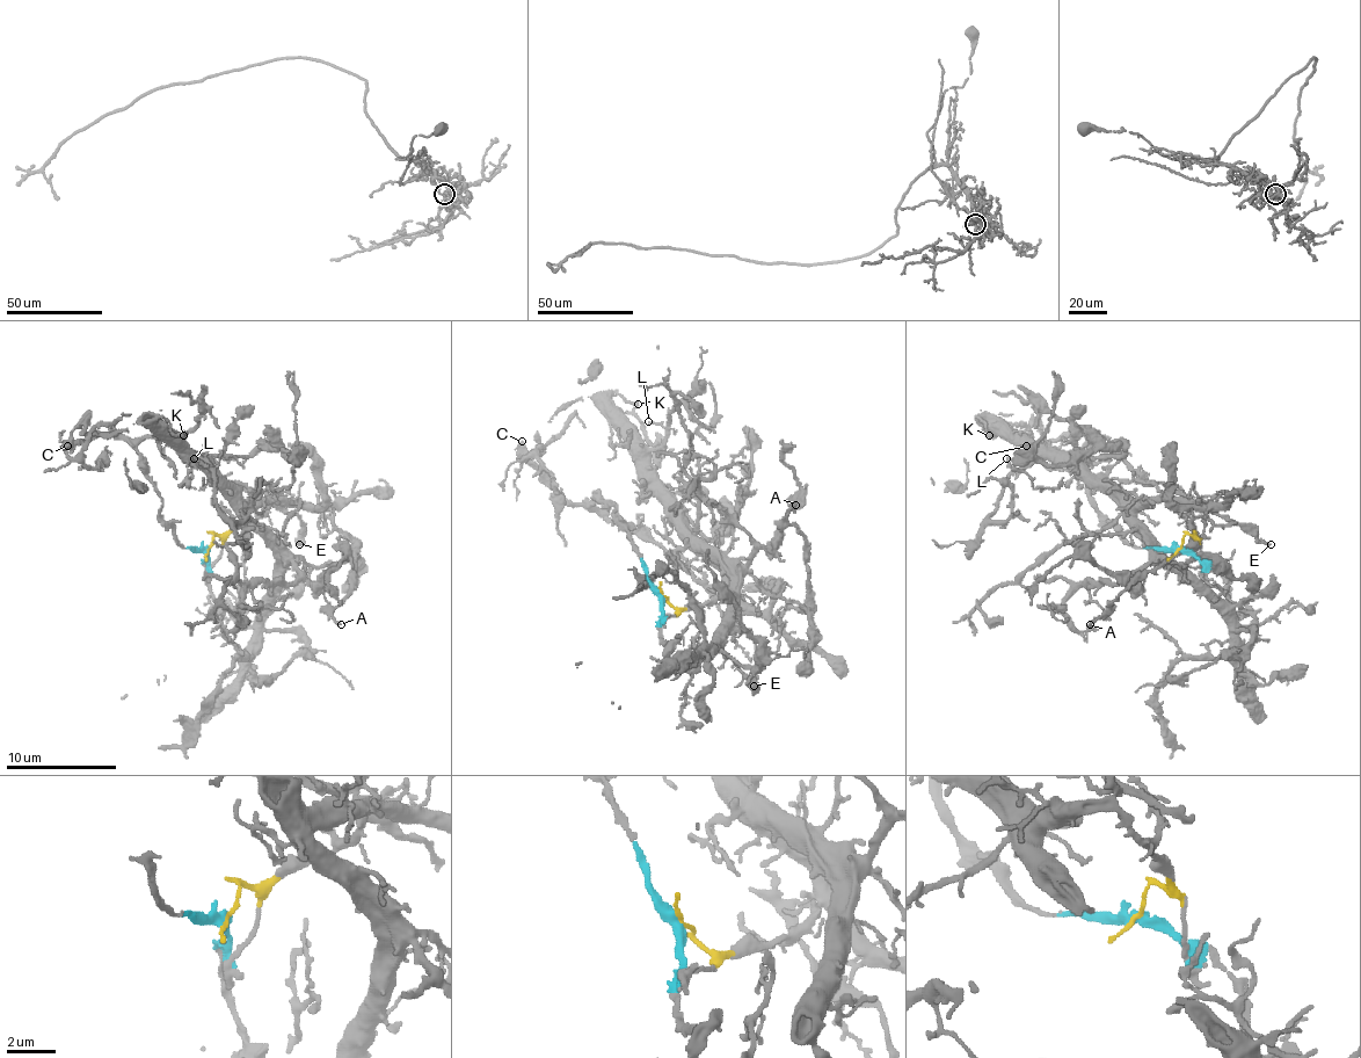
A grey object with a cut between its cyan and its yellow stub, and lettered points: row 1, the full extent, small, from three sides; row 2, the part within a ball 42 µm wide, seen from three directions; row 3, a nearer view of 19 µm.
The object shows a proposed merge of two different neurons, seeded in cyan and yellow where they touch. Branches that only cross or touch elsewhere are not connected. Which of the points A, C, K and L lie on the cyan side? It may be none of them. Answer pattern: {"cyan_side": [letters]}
{"cyan_side": ["C"]}

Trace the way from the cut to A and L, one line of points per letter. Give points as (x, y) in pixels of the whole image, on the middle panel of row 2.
A: (661, 592), (691, 608), (727, 586), (777, 620), (787, 606), (807, 603), (807, 540), (787, 520), (795, 504)
L: (661, 592), (691, 608), (707, 603), (723, 584), (723, 573), (649, 462), (666, 435), (649, 421)

